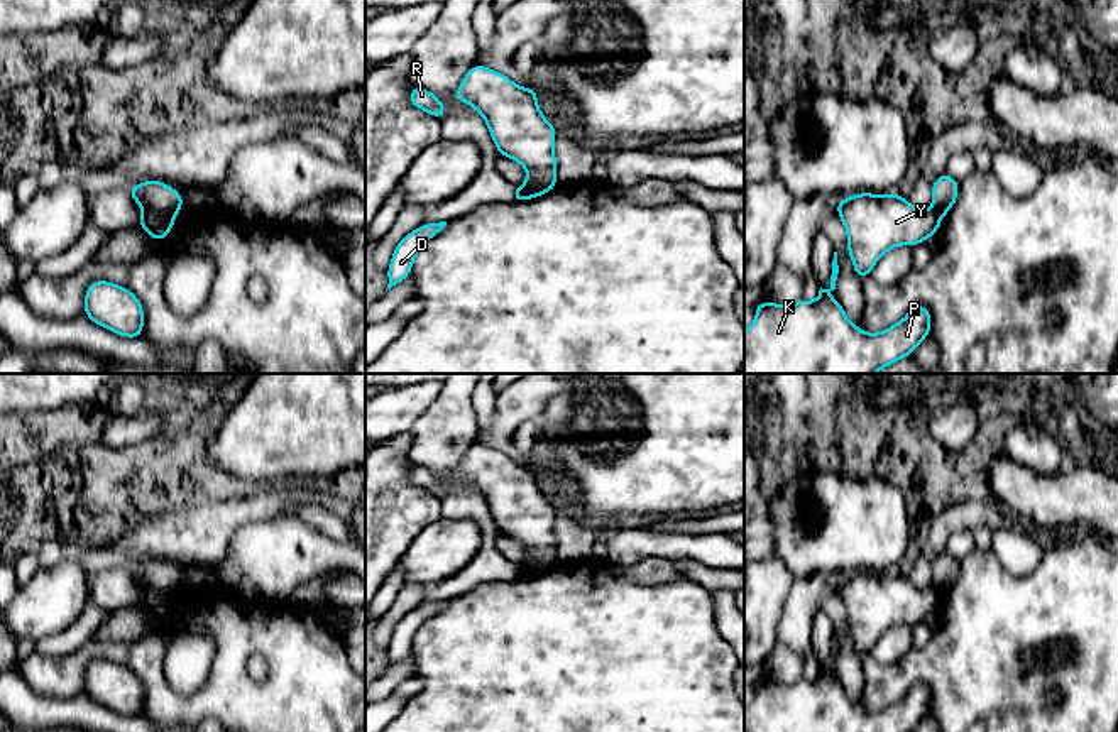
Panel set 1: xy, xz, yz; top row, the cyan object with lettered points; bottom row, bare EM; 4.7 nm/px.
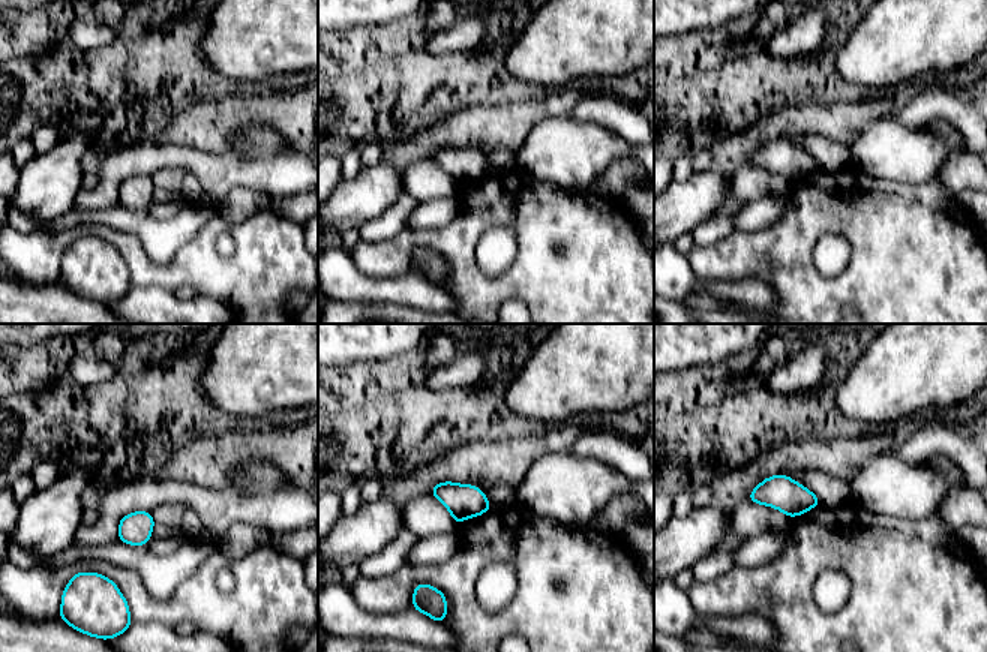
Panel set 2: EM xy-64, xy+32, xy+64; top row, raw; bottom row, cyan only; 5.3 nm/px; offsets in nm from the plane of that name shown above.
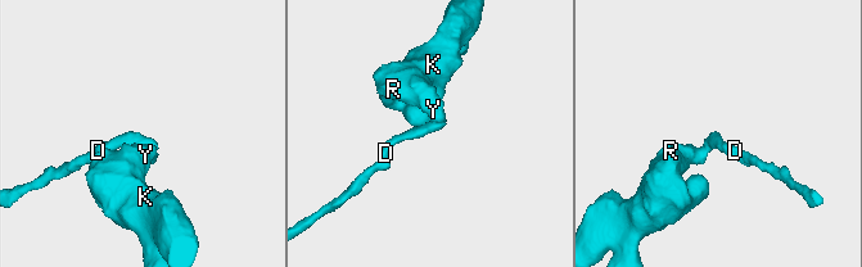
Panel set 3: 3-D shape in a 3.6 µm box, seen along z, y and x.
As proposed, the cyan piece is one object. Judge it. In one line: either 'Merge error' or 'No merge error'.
Merge error

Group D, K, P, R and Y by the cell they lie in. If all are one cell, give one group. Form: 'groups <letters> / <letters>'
groups D / K P R Y

